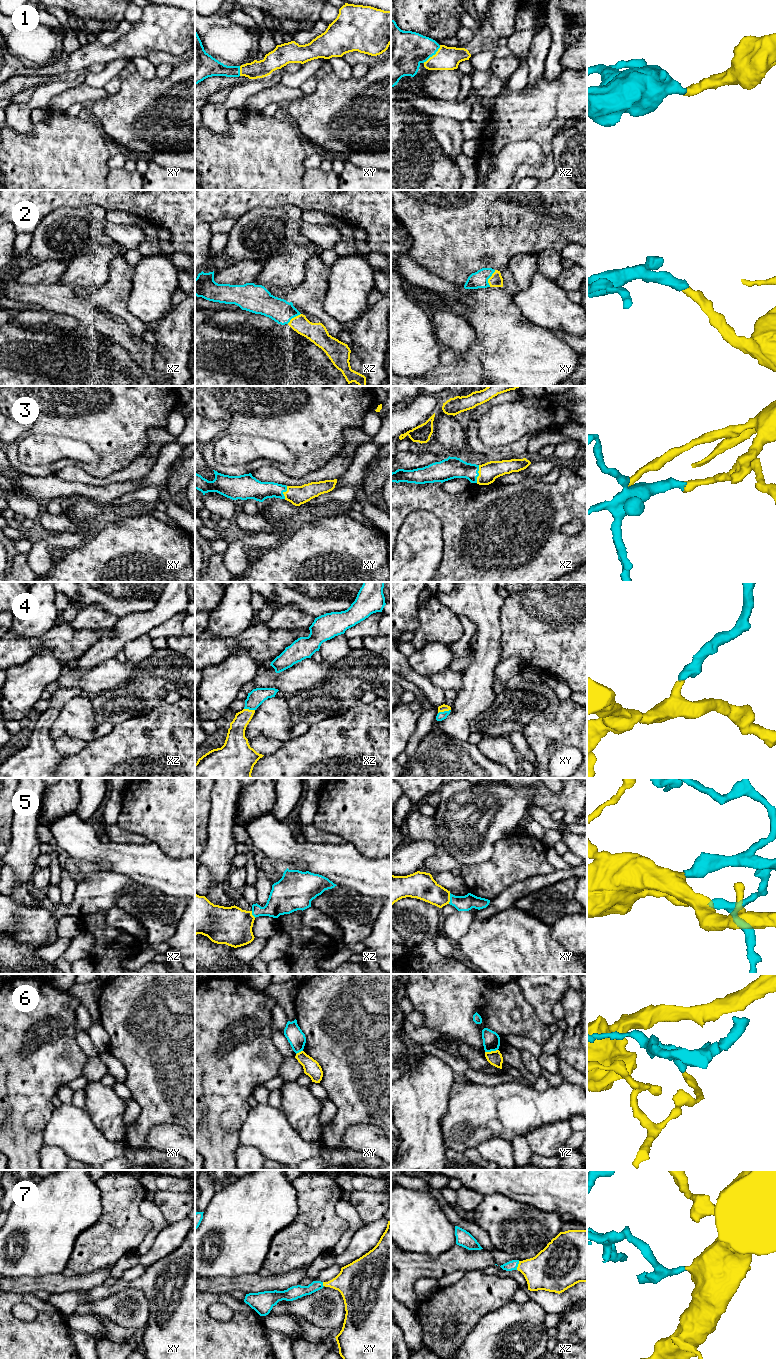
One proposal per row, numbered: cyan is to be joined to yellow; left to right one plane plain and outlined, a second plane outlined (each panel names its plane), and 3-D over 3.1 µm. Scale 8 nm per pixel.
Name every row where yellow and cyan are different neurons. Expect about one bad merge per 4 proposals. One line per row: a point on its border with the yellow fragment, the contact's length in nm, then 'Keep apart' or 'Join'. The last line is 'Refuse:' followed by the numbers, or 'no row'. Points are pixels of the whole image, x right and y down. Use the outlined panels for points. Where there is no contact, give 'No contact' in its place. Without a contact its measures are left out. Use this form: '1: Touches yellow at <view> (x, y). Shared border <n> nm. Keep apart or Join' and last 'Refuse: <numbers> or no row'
1: Touches yellow at xz (433, 55). Shared border 200 nm. Join
2: Touches yellow at xy (489, 278). Shared border 140 nm. Join
3: Touches yellow at xz (479, 474). Shared border 150 nm. Join
4: Touches yellow at xy (444, 710). Shared border 110 nm. Join
5: Touches yellow at xy (449, 898). Shared border 90 nm. Join
6: Touches yellow at yz (491, 1051). Shared border 110 nm. Keep apart
7: Touches yellow at xz (518, 1265). Shared border 80 nm. Join
Refuse: 6

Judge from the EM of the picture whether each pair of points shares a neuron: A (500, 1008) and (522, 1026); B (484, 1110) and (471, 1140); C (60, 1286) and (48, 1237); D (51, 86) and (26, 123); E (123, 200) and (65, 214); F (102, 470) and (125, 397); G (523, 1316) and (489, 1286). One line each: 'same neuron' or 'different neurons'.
A: same neuron
B: same neuron
C: different neurons
D: same neuron
E: different neurons
F: same neuron
G: different neurons

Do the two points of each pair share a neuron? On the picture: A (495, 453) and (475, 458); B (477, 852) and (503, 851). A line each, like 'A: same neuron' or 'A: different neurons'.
A: different neurons
B: different neurons

